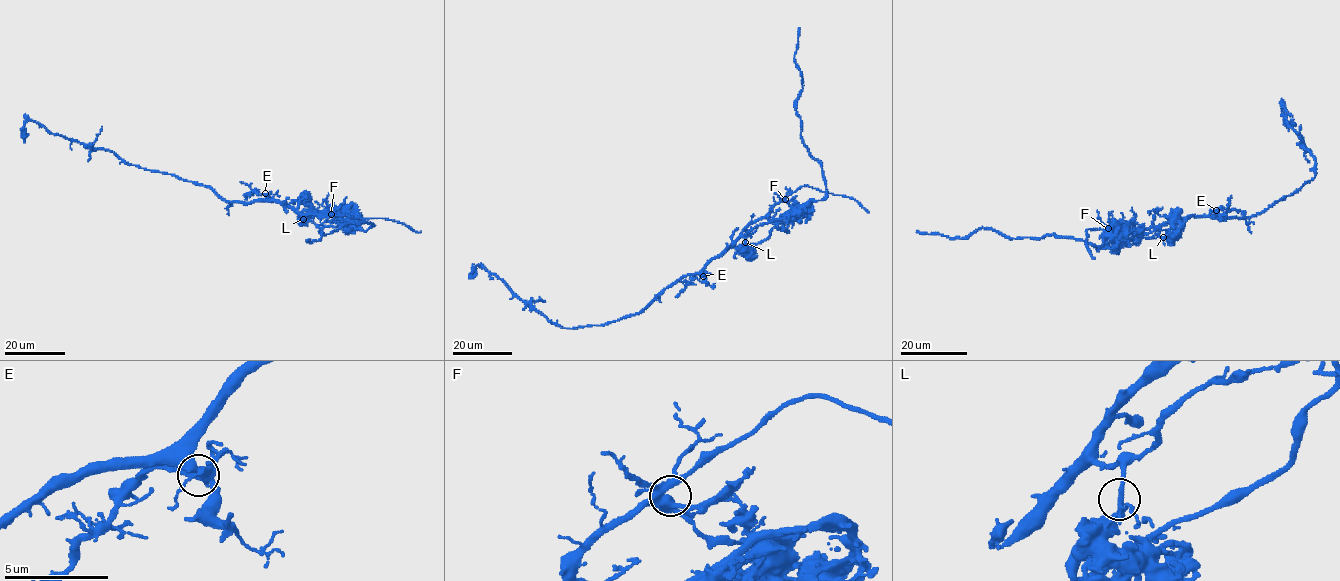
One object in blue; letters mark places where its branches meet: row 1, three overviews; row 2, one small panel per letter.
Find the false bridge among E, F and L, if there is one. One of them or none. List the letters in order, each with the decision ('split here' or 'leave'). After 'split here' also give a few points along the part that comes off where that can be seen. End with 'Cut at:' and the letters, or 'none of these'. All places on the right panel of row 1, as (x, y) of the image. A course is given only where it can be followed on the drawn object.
E: leave
F: leave
L: split here | (1163, 237), (1163, 225), (1188, 217), (1261, 214), (1314, 178), (1316, 163), (1283, 107), (1283, 116), (1295, 125)
Cut at: L

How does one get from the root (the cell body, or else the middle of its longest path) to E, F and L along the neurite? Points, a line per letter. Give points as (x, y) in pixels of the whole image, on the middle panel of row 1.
E: (712, 259), (702, 271), (703, 276)
F: (712, 259), (719, 257), (748, 226), (764, 218), (785, 199)
L: (712, 259), (720, 257), (740, 236), (745, 237), (745, 242)

